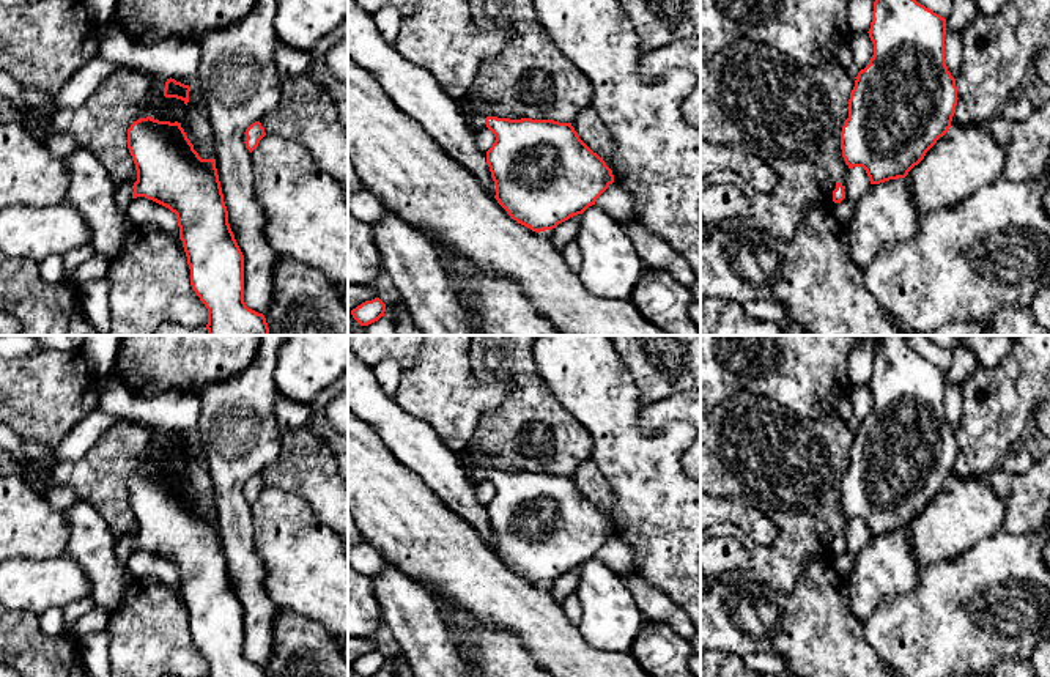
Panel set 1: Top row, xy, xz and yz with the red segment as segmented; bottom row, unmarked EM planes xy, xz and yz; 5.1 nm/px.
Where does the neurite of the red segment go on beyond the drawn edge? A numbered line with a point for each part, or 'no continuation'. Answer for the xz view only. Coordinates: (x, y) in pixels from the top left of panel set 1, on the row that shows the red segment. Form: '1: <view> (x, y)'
1: xz (476, 123)

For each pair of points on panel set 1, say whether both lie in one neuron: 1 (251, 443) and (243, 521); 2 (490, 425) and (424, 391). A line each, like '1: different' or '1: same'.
1: same
2: different

